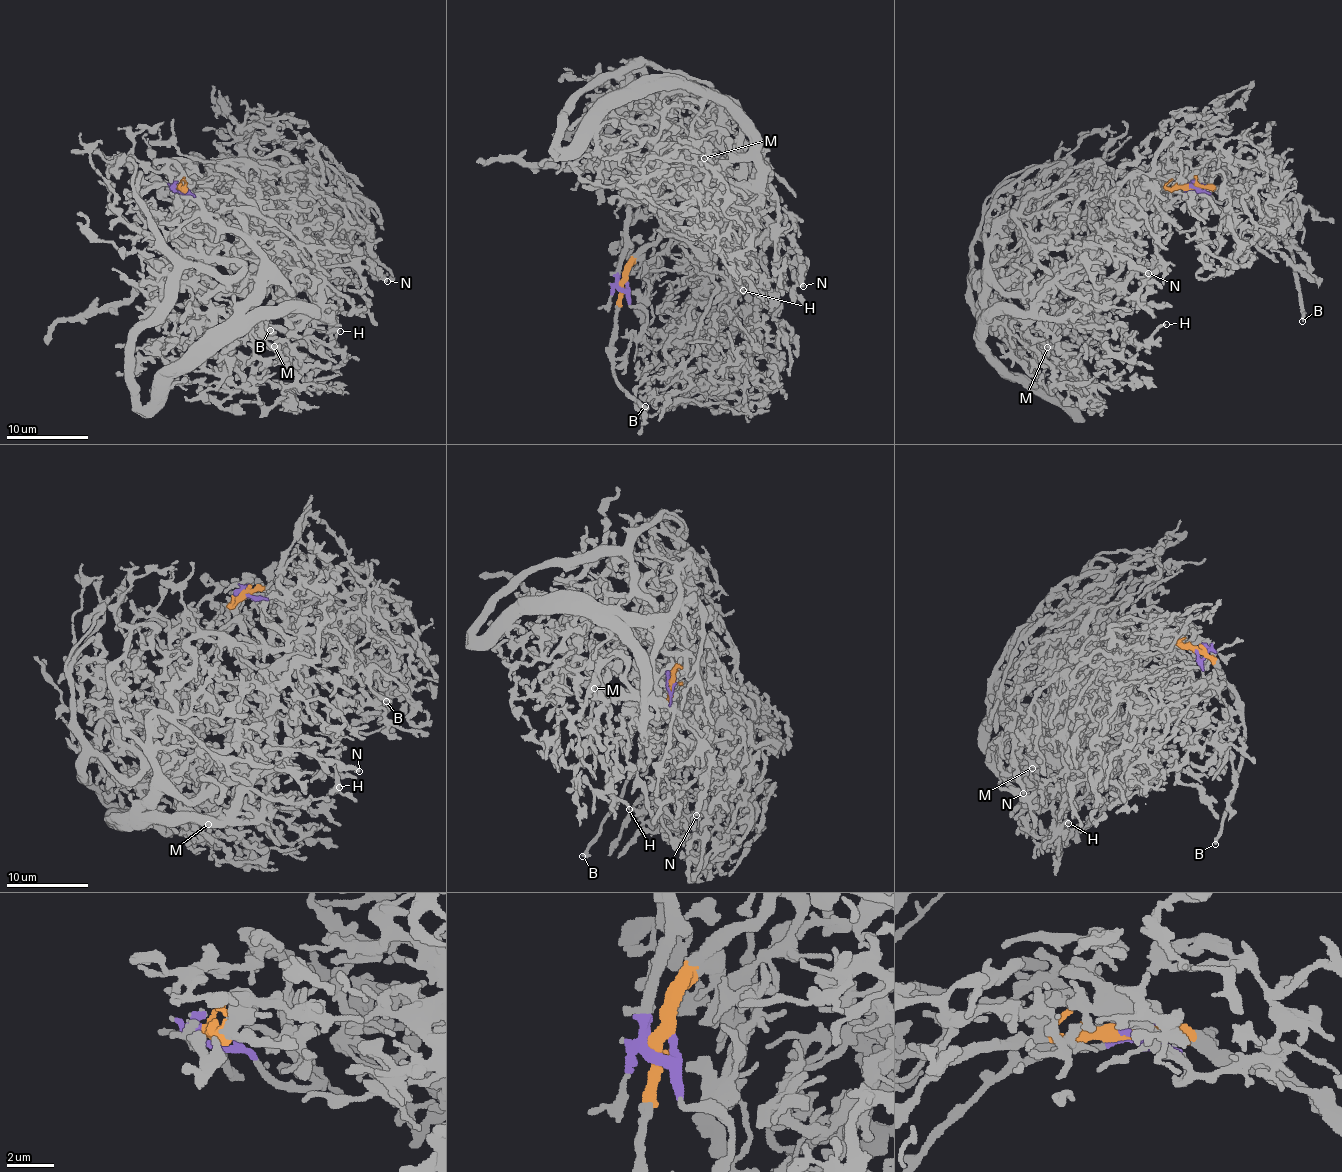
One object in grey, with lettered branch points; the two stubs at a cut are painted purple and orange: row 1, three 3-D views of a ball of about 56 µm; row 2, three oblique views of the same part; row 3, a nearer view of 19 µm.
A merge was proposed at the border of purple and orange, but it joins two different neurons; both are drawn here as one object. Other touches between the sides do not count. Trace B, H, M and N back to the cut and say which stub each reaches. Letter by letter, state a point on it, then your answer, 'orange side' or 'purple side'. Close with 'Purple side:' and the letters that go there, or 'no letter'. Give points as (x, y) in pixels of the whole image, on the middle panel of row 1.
B: at (645, 406); orange side
H: at (743, 290); purple side
M: at (704, 158); purple side
N: at (803, 286); purple side
Purple side: H, M, N

